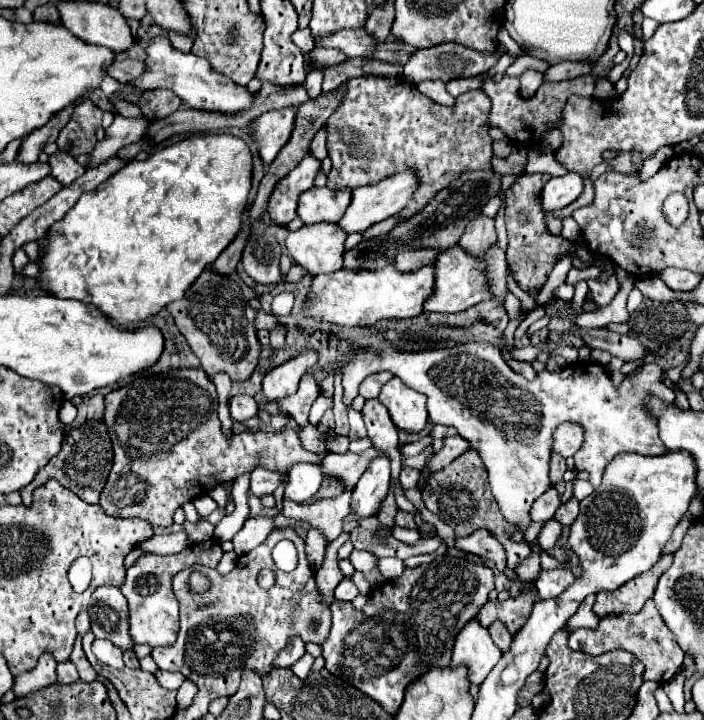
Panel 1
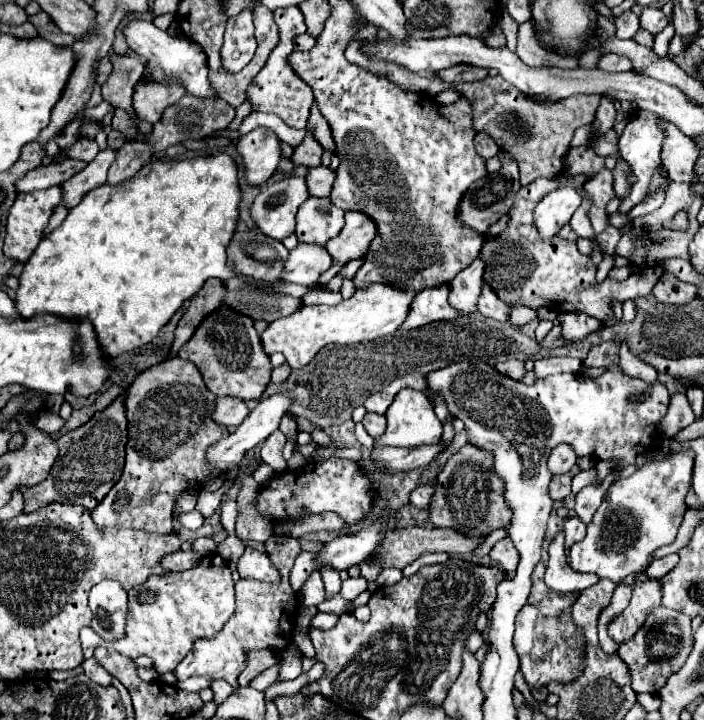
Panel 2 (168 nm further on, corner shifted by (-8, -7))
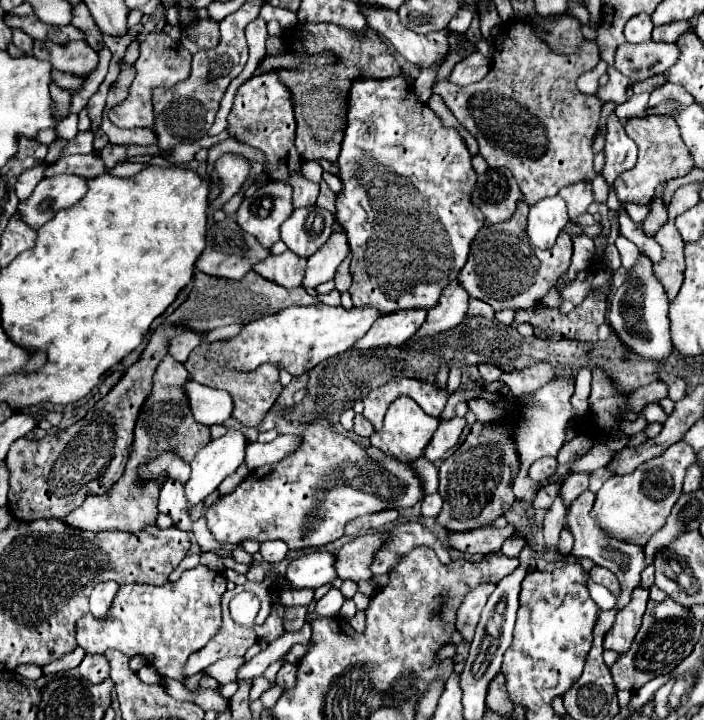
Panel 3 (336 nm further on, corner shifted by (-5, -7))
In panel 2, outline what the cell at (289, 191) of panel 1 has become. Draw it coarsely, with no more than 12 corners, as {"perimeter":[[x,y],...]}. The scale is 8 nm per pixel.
{"perimeter":[[290,176],[264,186],[250,216],[266,236],[294,232],[306,180]]}

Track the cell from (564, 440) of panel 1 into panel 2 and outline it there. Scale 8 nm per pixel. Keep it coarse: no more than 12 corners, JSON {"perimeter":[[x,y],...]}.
{"perimeter":[[568,444],[550,452],[548,470],[564,474],[576,464],[576,454]]}

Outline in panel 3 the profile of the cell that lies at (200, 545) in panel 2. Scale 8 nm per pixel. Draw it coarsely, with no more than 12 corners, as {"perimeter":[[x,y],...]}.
{"perimeter":[[315,420],[297,452],[207,508],[217,542],[323,546],[423,498]]}

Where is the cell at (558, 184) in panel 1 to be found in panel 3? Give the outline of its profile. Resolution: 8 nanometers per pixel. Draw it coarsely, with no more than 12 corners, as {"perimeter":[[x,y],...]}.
{"perimeter":[[561,196],[529,210],[527,234],[551,248],[569,216]]}

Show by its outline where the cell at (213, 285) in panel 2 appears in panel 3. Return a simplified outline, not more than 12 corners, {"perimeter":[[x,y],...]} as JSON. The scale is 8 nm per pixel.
{"perimeter":[[171,338],[83,420],[19,438],[5,460],[13,518],[67,516],[121,478]]}

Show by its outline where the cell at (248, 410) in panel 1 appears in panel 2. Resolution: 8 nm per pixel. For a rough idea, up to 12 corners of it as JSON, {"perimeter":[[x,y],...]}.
{"perimeter":[[234,396],[214,400],[212,420],[222,426],[240,426],[248,408]]}

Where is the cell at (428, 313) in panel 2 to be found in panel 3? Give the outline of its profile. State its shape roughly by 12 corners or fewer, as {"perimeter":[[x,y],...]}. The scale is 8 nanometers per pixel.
{"perimeter":[[427,310],[381,316],[355,348],[403,344],[421,328]]}

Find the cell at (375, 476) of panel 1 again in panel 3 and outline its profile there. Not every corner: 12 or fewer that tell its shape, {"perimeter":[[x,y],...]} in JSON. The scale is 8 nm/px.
{"perimeter":[[335,552],[303,554],[287,566],[293,590],[337,578]]}

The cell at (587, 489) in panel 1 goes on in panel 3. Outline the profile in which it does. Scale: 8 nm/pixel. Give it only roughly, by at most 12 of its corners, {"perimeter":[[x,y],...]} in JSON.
{"perimeter":[[595,494],[569,508],[573,556],[587,556],[621,580],[623,608],[645,568],[643,548],[619,542],[589,516]]}

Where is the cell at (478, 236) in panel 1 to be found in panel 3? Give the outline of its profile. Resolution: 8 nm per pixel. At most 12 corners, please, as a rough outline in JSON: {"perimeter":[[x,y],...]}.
{"perimeter":[[457,280],[443,288],[411,340],[455,328],[471,296]]}

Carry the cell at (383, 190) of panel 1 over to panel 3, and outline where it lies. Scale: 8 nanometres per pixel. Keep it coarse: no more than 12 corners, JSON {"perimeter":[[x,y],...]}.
{"perimeter":[[335,232],[307,262],[303,288],[333,280],[351,252]]}

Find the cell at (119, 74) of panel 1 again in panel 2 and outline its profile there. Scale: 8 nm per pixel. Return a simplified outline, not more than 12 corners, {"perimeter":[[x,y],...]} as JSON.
{"perimeter":[[108,58],[96,64],[96,82],[104,84],[112,72]]}

